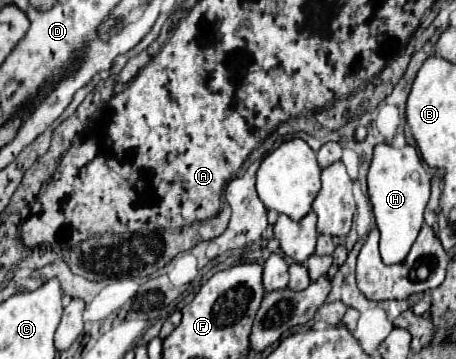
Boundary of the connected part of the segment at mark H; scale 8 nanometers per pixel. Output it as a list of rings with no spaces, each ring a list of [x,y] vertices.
[[[388,143],[374,147],[370,171],[368,171],[368,197],[380,229],[380,255],[386,265],[406,259],[416,235],[424,223],[424,207],[430,197],[430,171],[422,165],[416,149],[404,145],[396,149]]]

